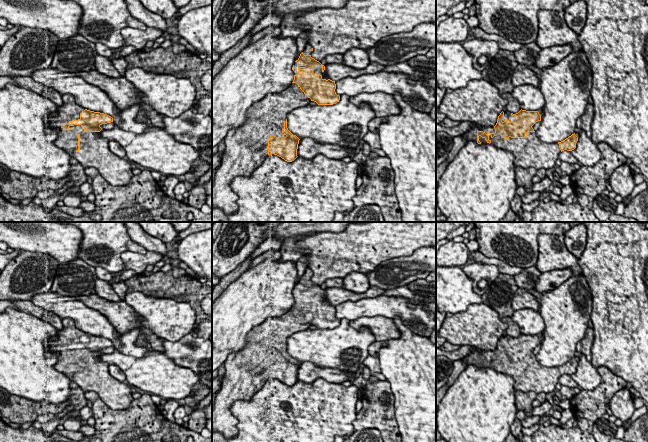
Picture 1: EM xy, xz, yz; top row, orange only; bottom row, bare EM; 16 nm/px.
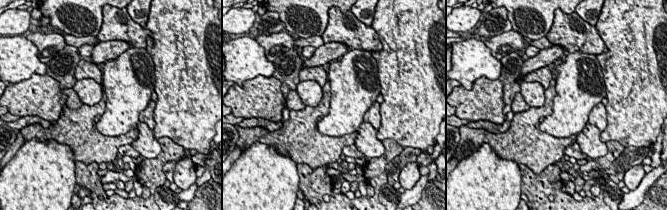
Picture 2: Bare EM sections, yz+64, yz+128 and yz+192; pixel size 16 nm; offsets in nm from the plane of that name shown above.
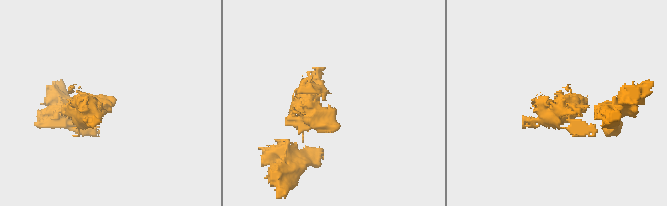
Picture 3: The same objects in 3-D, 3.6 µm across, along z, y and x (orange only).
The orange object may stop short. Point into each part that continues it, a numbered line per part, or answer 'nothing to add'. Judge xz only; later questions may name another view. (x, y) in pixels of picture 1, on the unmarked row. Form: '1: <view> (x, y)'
1: xz (246, 371)

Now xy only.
1: xy (94, 375)

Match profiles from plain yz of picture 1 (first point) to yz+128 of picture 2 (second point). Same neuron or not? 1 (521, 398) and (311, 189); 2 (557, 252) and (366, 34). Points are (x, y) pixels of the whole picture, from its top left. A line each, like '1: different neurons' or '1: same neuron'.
1: same neuron
2: same neuron

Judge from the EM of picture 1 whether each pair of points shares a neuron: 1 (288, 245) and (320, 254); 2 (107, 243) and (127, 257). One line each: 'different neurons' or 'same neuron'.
1: different neurons
2: different neurons

